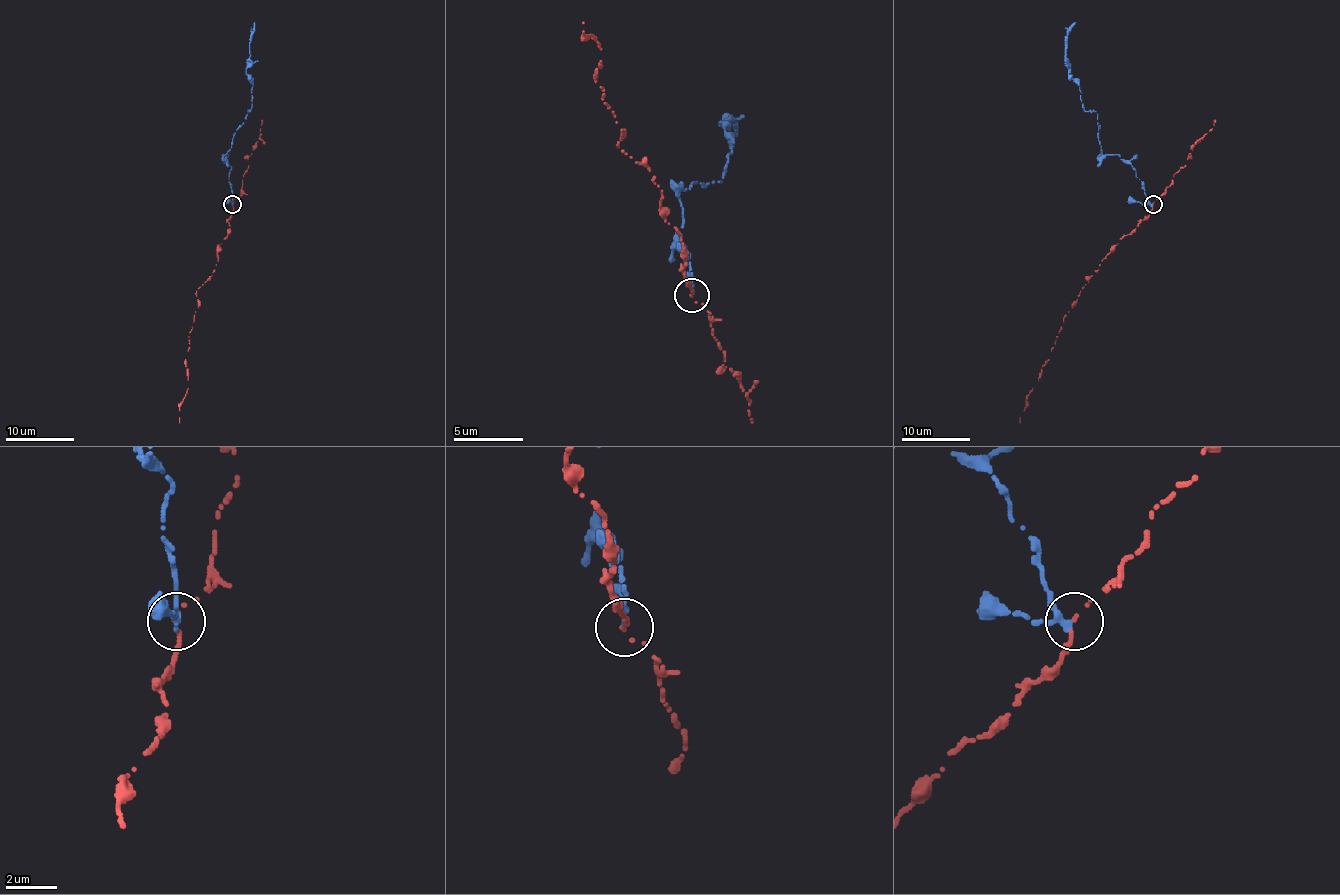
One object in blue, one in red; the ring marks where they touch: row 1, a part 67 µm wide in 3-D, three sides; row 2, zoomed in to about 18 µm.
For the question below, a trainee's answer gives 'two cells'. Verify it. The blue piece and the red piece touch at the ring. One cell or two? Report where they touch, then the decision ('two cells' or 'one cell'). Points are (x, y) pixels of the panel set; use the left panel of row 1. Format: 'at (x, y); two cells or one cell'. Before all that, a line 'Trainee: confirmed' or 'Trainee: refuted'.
Trainee: confirmed
at (232, 204); two cells

